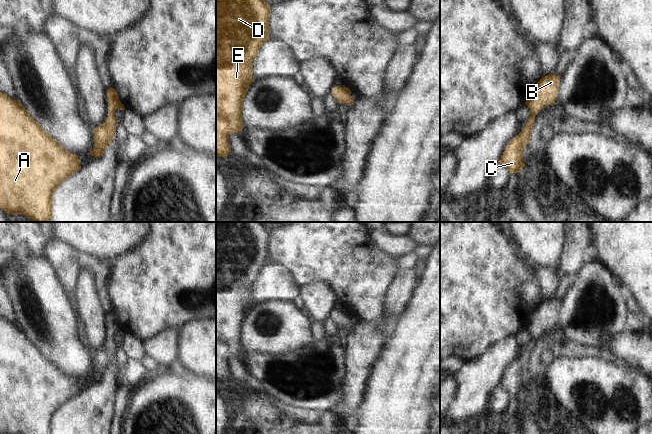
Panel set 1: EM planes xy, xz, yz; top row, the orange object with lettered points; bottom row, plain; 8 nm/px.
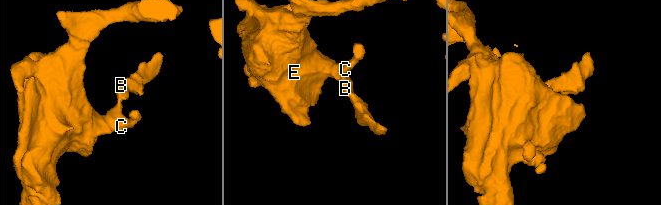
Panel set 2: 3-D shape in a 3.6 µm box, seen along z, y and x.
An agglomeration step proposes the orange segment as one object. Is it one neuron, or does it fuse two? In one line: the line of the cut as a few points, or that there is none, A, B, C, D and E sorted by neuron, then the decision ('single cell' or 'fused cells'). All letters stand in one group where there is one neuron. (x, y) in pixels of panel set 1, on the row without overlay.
cut none; groups A B C D E; single cell

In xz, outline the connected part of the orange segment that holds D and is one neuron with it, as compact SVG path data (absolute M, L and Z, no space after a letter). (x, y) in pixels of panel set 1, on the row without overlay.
M216 222L216 381L226 382L231 374L229 359L243 353L241 334L252 300L253 286L269 263L271 231L262 222Z

